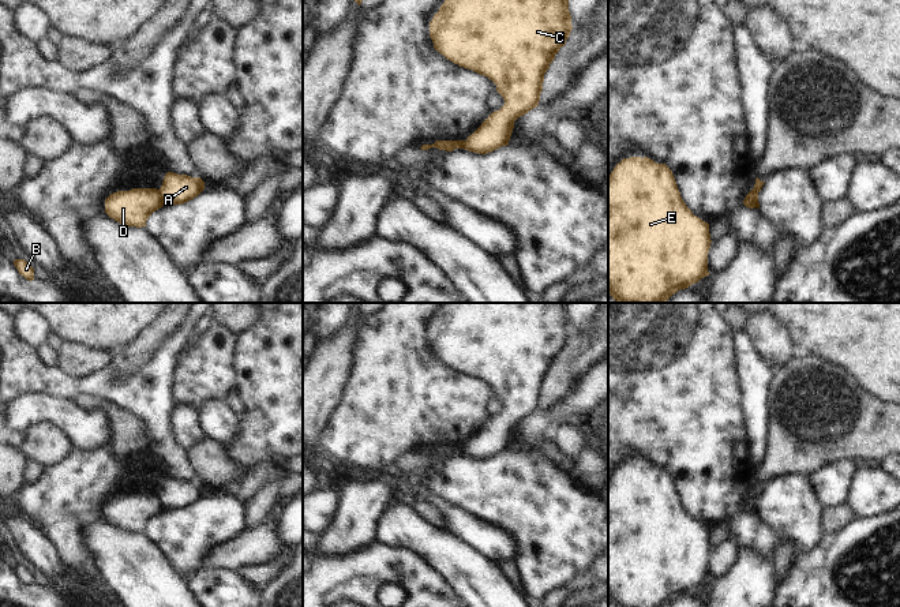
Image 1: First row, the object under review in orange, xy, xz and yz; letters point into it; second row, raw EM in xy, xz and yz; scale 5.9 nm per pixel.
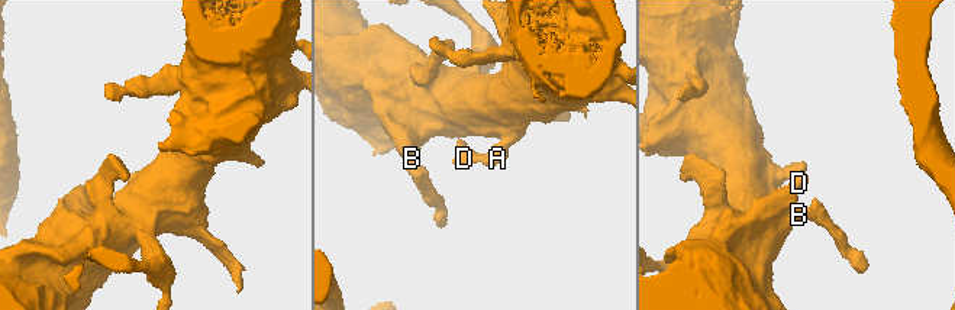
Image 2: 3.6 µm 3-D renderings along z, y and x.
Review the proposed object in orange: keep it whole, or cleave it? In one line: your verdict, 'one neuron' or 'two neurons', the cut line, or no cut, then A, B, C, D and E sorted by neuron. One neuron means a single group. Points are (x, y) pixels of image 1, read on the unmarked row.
two neurons; cut in xy along (158, 495), (165, 509); A B C E / D

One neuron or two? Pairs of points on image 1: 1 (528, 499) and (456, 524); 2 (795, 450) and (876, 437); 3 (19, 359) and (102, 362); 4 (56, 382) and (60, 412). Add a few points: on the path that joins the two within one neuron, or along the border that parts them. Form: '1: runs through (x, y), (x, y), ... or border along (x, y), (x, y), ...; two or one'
1: border along (450, 501), (507, 529); two
2: runs through (816, 437), (855, 437); one
3: border along (59, 364), (72, 375), (89, 377); two
4: border along (23, 396), (44, 393), (66, 397), (72, 401); two

